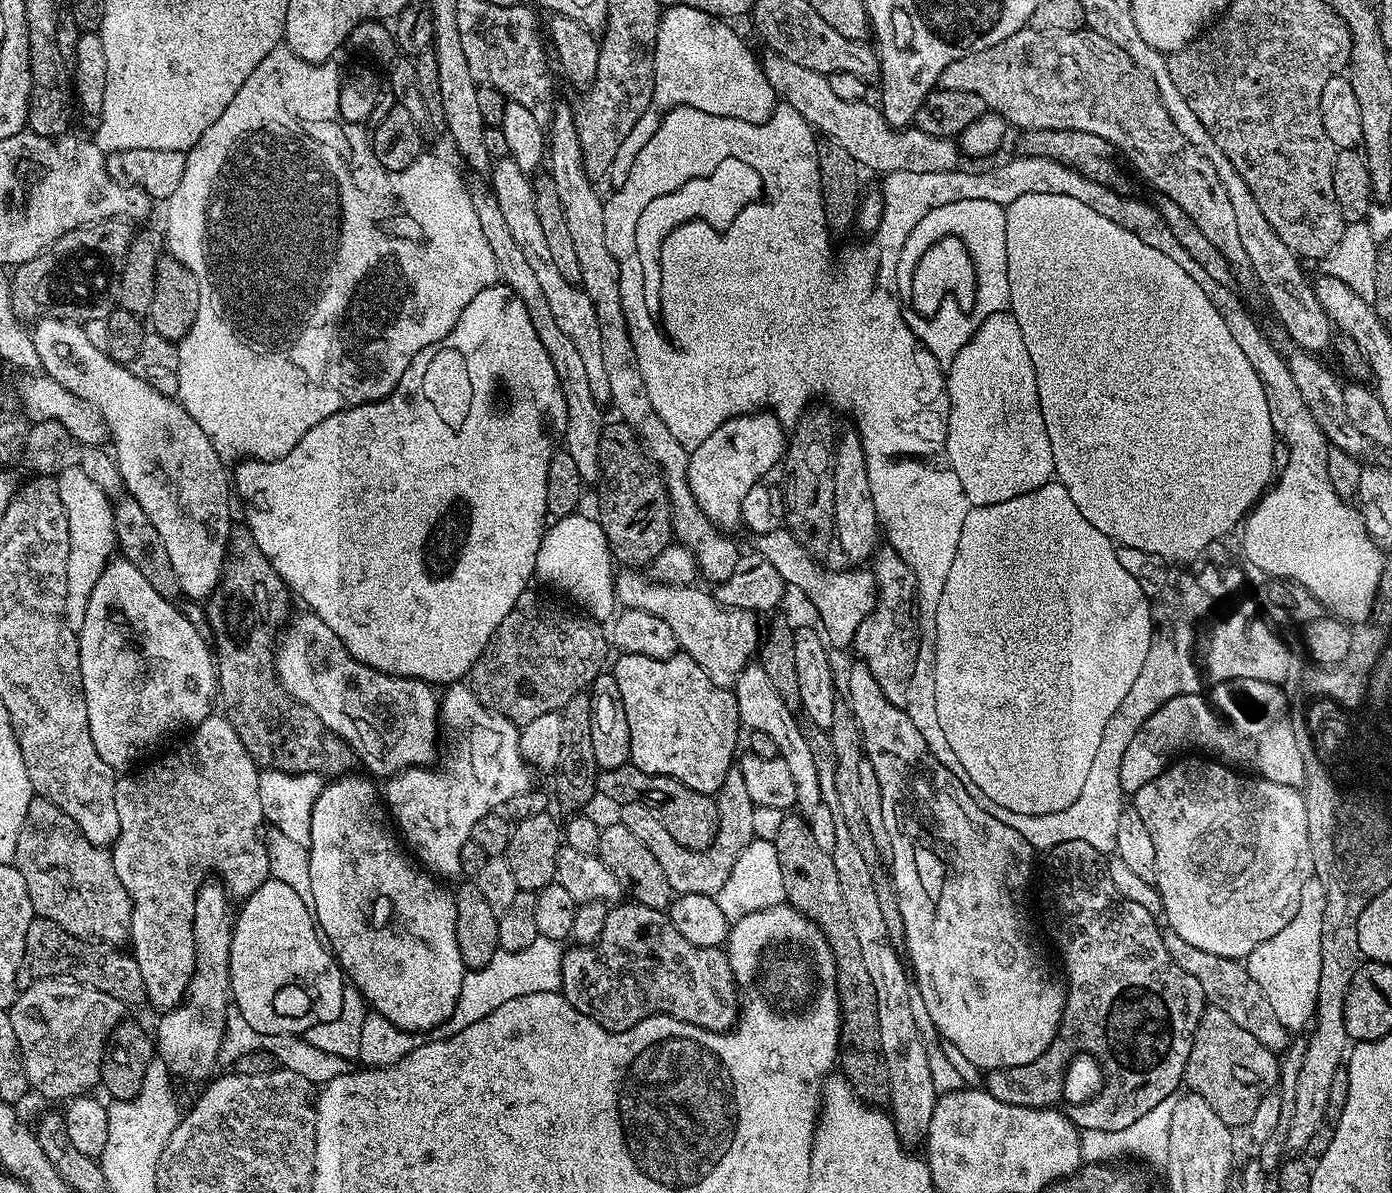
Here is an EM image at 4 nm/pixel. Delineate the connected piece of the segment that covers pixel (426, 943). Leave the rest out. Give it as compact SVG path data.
M345 774L325 783L322 794L318 794L318 800L314 802L314 810L310 818L310 838L306 845L308 865L310 866L310 894L314 894L314 906L312 907L314 919L332 955L335 956L337 964L344 969L345 977L350 981L351 987L359 990L360 995L370 1005L371 1011L382 1014L382 1018L394 1022L394 1026L398 1026L402 1032L421 1034L420 1032L428 1032L431 1028L439 1029L448 1021L450 1014L454 1014L458 994L462 994L462 978L466 971L462 962L462 954L458 954L456 897L451 891L447 892L440 885L443 883L437 882L423 867L414 863L413 857L405 851L401 841L397 839L390 827L390 816L382 803L382 796L377 785L375 788L371 784L373 781L367 775L364 775L365 777L356 775Z

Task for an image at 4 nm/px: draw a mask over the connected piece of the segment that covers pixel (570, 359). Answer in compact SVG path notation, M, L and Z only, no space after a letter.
M472 178L467 181L470 202L474 202L474 214L478 214L478 223L482 225L482 234L486 234L486 242L494 254L496 271L499 279L526 306L530 314L530 322L542 342L546 346L546 354L550 354L550 362L554 362L554 370L558 374L558 382L562 386L562 392L566 398L566 418L568 425L562 437L563 447L574 458L578 465L578 474L583 478L585 485L595 485L600 479L600 455L598 454L598 442L602 442L602 430L606 423L603 416L602 406L594 398L593 391L590 390L590 381L586 378L586 366L578 354L578 346L570 342L566 334L554 322L554 313L550 311L550 305L546 302L546 294L542 294L542 285L538 282L538 277L534 274L534 269L530 262L526 262L526 257L522 255L522 249L518 242L514 242L514 237L510 235L510 229L506 223L506 217L502 215L502 209L498 207L496 196L491 189L480 178Z

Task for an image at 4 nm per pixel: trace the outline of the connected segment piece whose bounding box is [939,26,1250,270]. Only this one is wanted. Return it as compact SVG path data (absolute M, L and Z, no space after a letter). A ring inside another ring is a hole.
M1026 26L998 42L998 46L990 46L986 50L966 54L966 58L958 58L958 62L950 62L950 66L942 70L939 87L978 94L985 106L1000 113L1016 130L1082 130L1086 134L1098 134L1117 153L1124 152L1125 158L1140 171L1141 178L1150 187L1157 188L1163 199L1178 202L1178 206L1190 216L1190 222L1194 222L1194 226L1198 226L1198 230L1202 230L1202 234L1218 246L1228 265L1234 270L1250 269L1250 258L1246 258L1246 249L1242 247L1242 238L1238 234L1234 206L1230 206L1230 198L1222 182L1218 182L1214 166L1210 166L1206 157L1190 146L1182 134L1178 134L1178 126L1174 126L1170 114L1166 114L1166 106L1162 106L1154 78L1137 66L1122 46L1114 46L1114 42L1102 38L1102 34L1091 30L1040 32L1037 28Z

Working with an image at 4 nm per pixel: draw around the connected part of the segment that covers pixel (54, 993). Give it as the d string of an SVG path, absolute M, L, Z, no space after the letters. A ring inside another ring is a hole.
M67 978L35 980L29 988L23 989L17 995L7 1011L21 1050L22 1065L25 1066L29 1089L48 1100L61 1102L91 1093L92 1087L95 1084L97 1087L101 1083L100 1067L104 1061L104 1048L108 1045L108 1036L126 1016L125 1005L110 998L110 994Z

